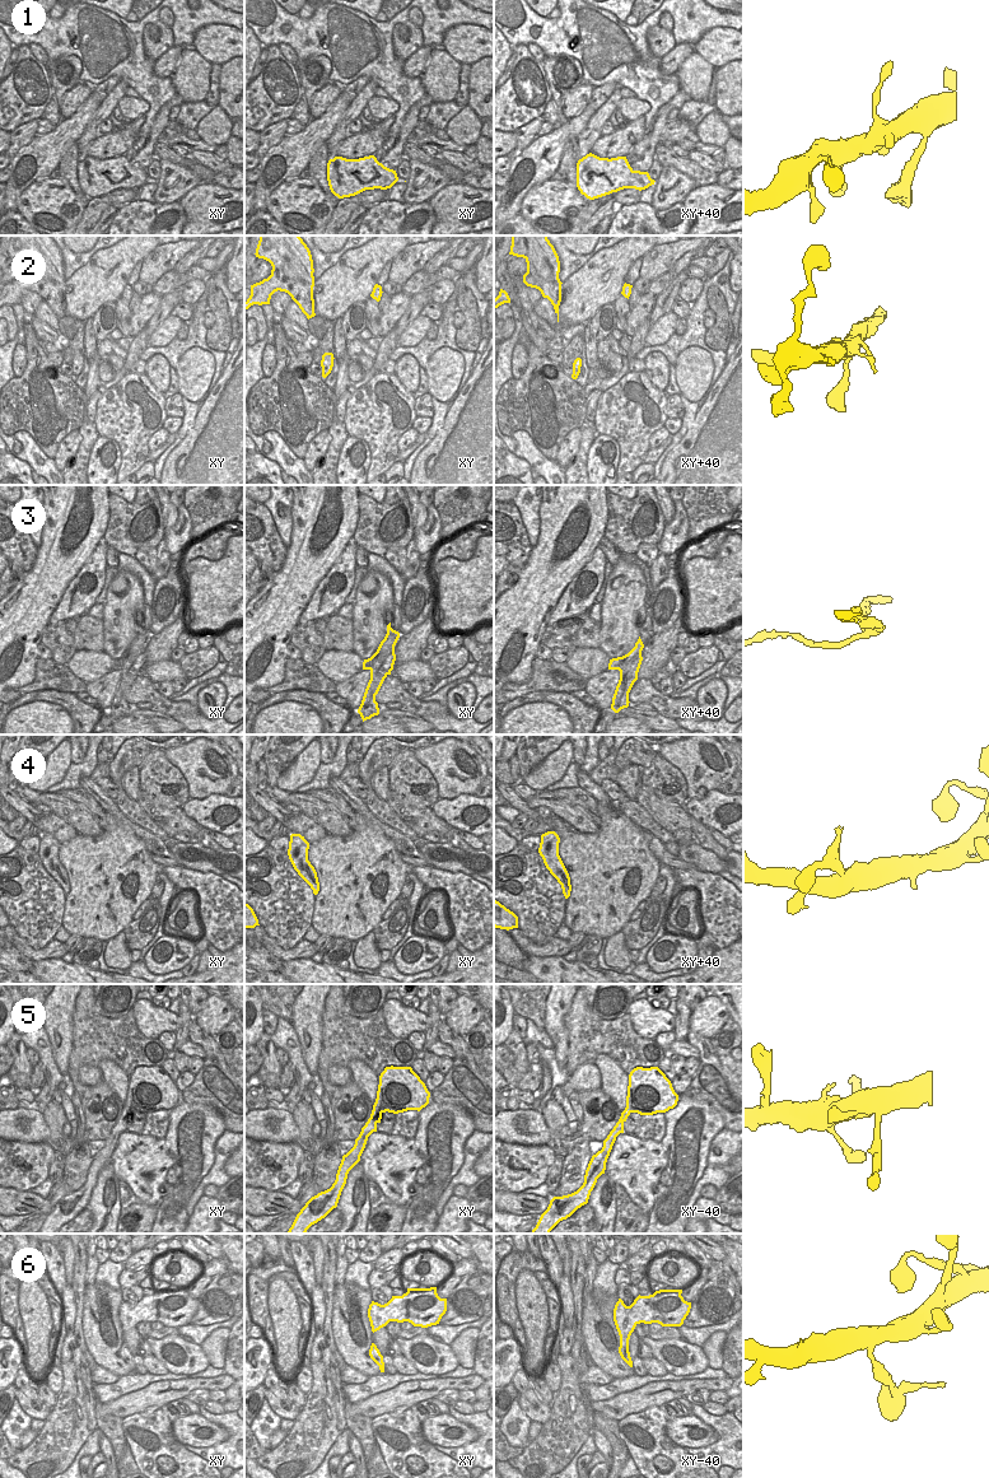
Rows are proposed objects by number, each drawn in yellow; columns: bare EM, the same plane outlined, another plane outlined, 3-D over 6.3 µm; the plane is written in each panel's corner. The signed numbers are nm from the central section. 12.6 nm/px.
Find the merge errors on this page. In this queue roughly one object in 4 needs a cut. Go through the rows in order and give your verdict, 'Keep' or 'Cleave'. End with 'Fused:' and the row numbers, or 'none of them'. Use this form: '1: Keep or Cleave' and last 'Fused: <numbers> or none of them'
1: Keep
2: Keep
3: Cleave
4: Cleave
5: Keep
6: Cleave
Fused: 3, 4, 6

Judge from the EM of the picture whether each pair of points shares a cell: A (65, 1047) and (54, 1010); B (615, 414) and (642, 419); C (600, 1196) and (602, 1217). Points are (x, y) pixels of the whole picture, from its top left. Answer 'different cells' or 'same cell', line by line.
A: same cell
B: same cell
C: same cell

